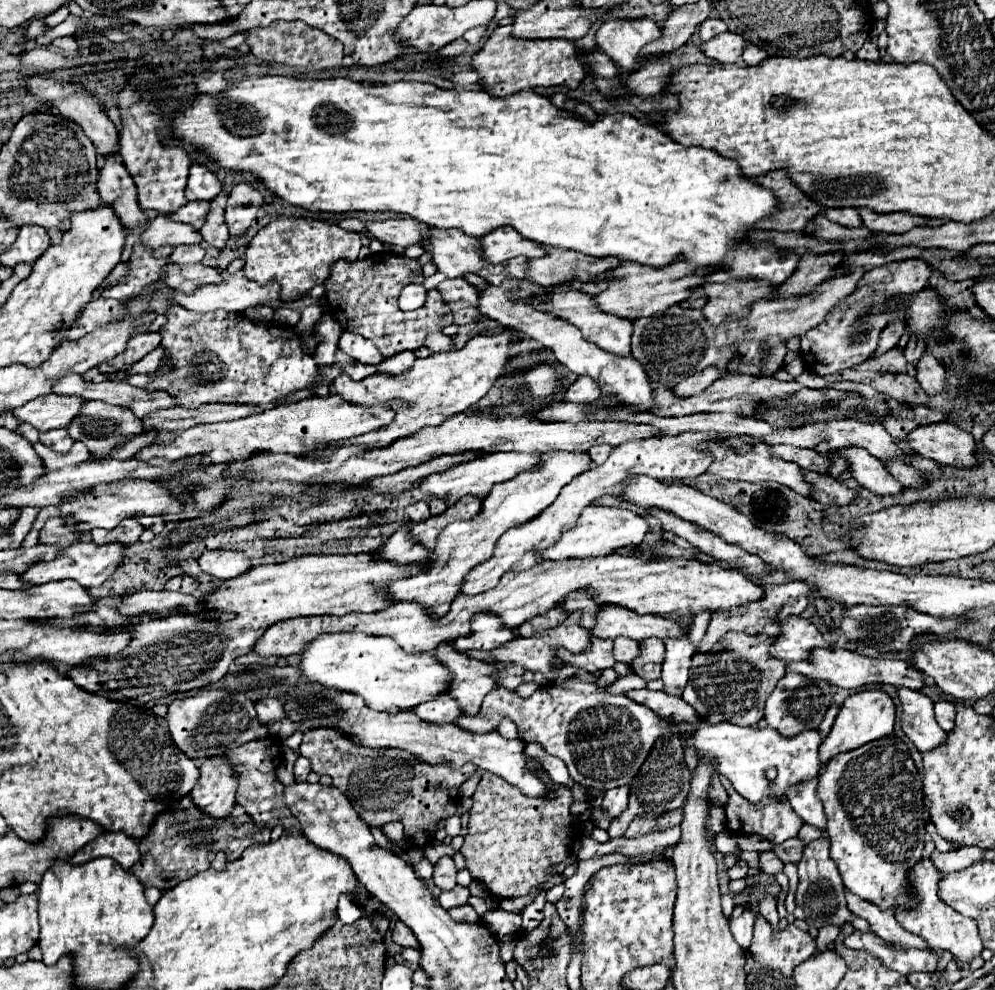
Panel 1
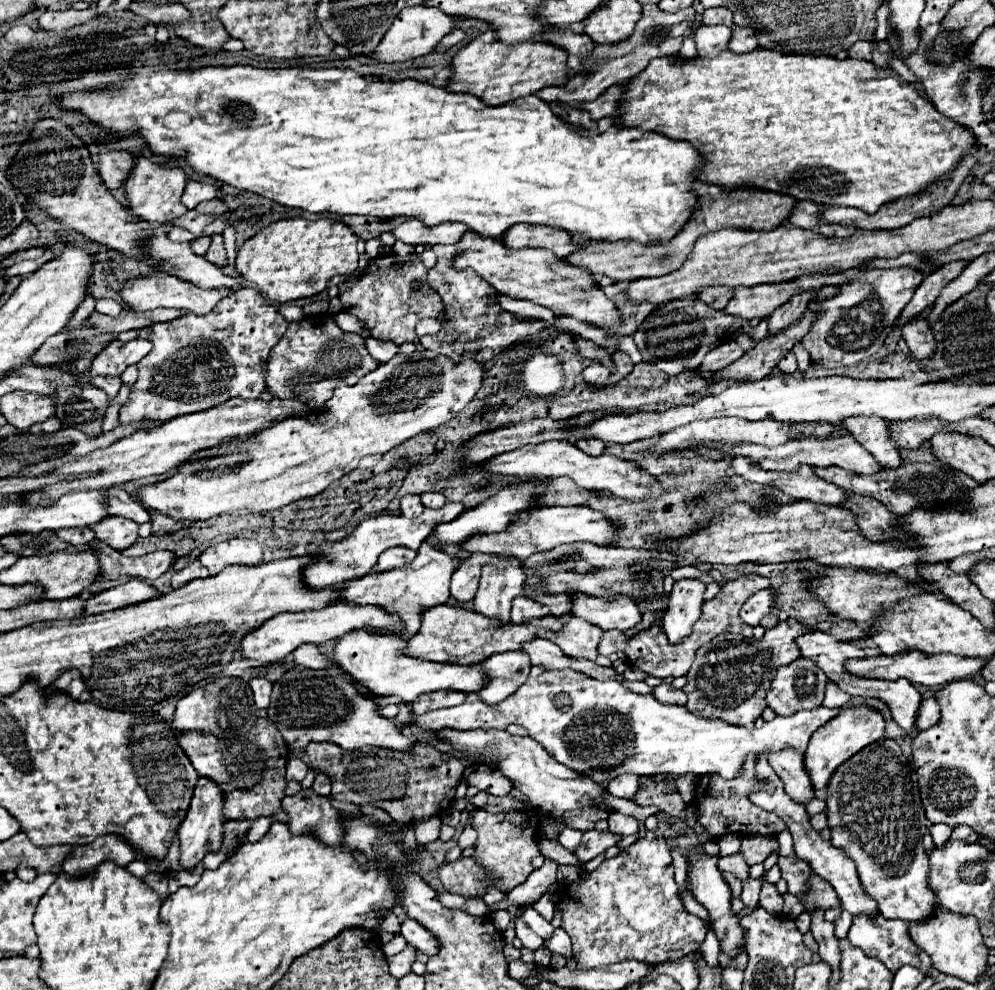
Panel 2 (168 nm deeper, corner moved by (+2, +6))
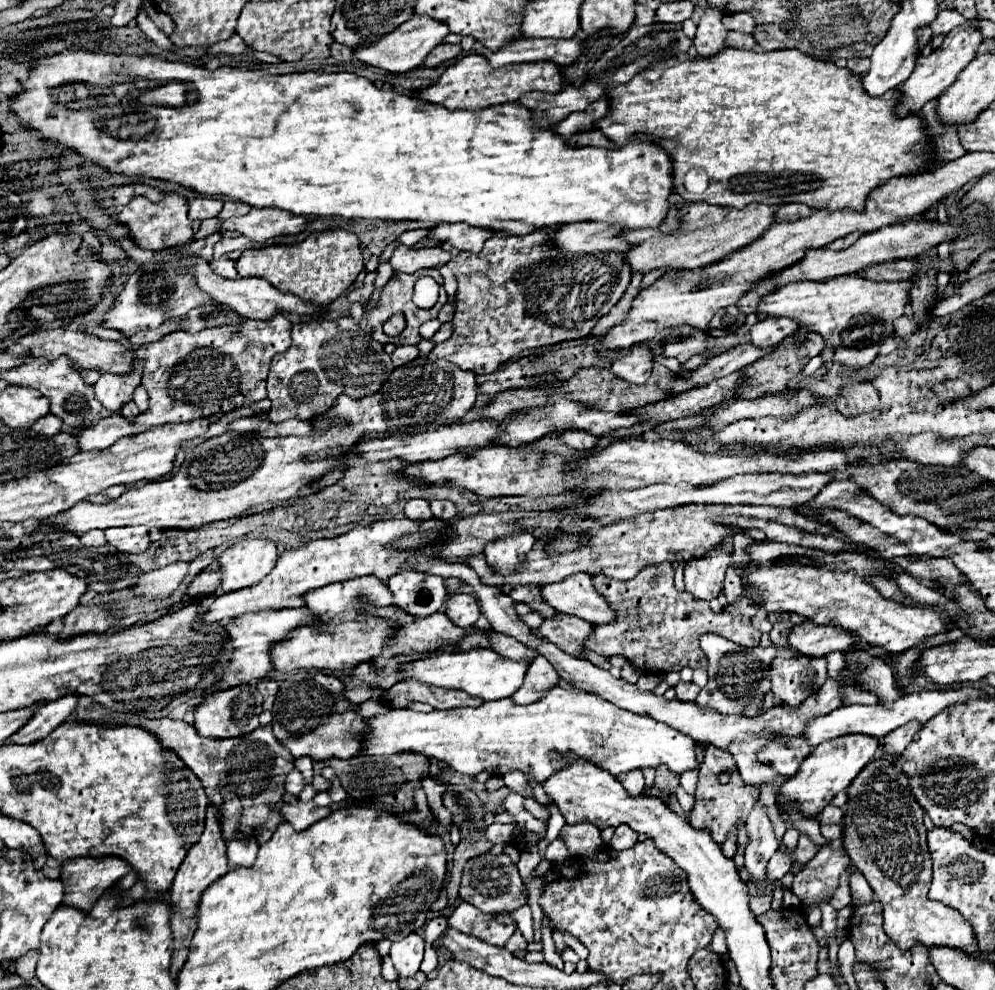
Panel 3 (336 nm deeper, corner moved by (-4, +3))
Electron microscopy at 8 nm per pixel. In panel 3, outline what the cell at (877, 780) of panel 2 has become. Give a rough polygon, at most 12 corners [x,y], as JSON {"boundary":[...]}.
{"boundary":[[880,757],[848,787],[852,865],[902,951],[976,955],[972,925],[928,899],[924,809]]}

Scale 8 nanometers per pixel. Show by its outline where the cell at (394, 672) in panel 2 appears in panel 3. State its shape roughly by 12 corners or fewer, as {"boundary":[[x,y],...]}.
{"boundary":[[490,649],[438,653],[400,673],[496,701],[520,689],[532,659]]}

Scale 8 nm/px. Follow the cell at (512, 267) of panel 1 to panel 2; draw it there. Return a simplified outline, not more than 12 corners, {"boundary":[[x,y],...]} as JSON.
{"boundary":[[466,230],[454,268],[556,316],[618,330],[594,276],[544,248],[508,250]]}

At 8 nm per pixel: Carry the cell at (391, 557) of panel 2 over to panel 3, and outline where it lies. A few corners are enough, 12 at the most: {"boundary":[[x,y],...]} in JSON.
{"boundary":[[402,571],[388,581],[394,605],[428,617],[446,601],[434,575]]}

